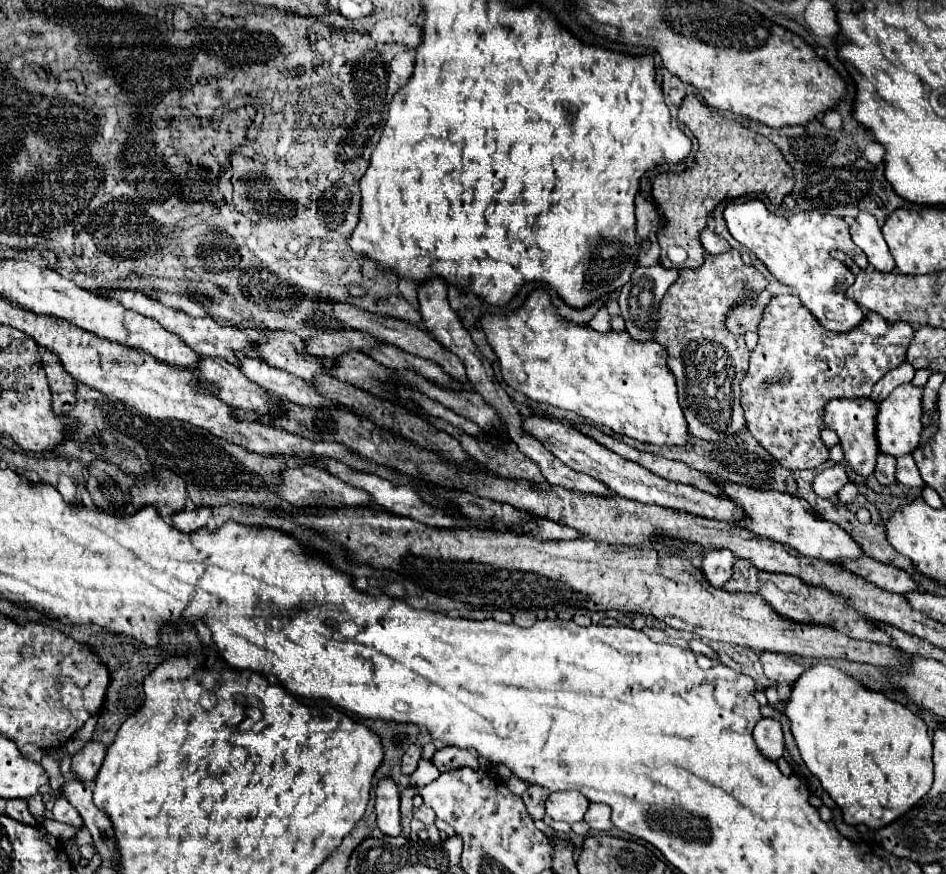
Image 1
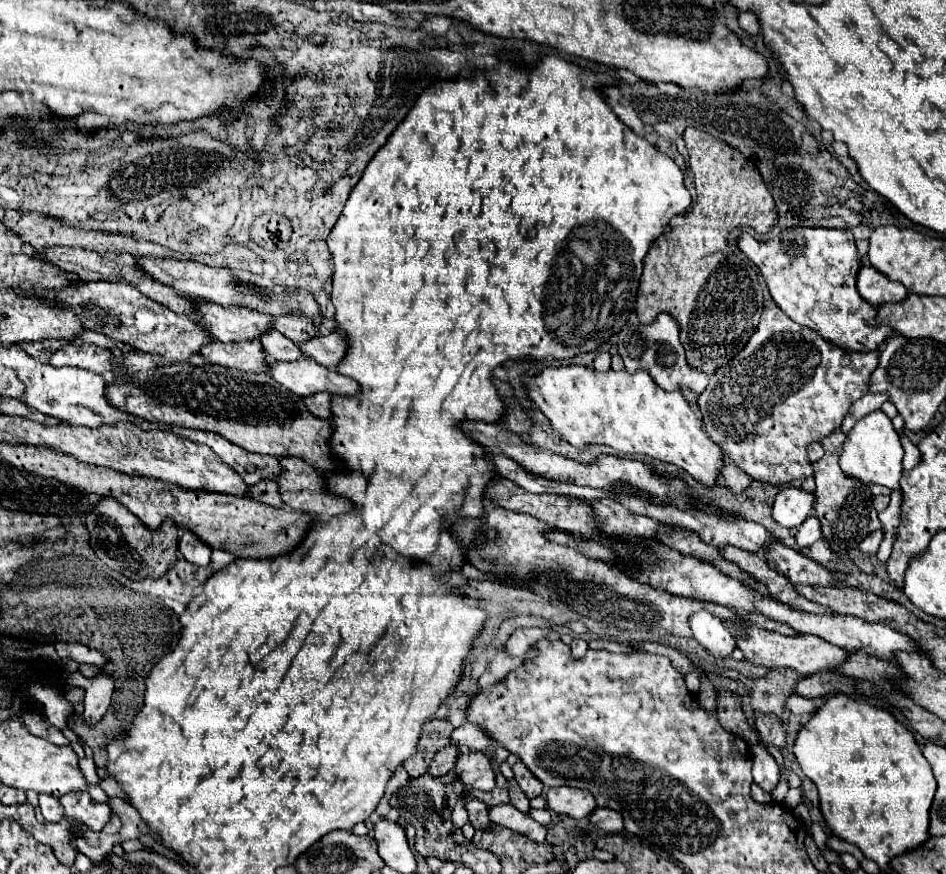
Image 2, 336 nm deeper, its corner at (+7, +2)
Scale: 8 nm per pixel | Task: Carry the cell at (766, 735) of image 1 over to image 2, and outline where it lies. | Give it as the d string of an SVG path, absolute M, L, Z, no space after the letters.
M760 745L752 747L750 751L752 757L752 775L754 775L754 783L760 785L766 793L772 793L772 789L778 785L780 781L780 767L776 765L776 761L766 753L766 749L762 749Z

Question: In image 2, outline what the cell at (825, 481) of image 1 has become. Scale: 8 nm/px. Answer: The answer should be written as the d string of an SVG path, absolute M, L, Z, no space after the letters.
M782 487L774 499L772 519L786 529L796 529L808 517L812 505L814 505L812 493L806 493L798 487Z

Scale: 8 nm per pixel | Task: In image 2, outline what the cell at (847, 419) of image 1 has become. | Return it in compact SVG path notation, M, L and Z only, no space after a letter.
M834 431L826 439L822 439L822 447L826 451L826 455L820 461L812 463L814 481L816 481L814 515L820 521L822 537L828 541L830 549L836 555L844 555L846 551L856 549L864 541L864 537L868 537L874 531L882 531L882 523L878 519L878 513L872 507L870 487L862 481L846 477L838 465L838 457L842 451L840 445L844 443L844 439L846 439L846 435L842 431Z

